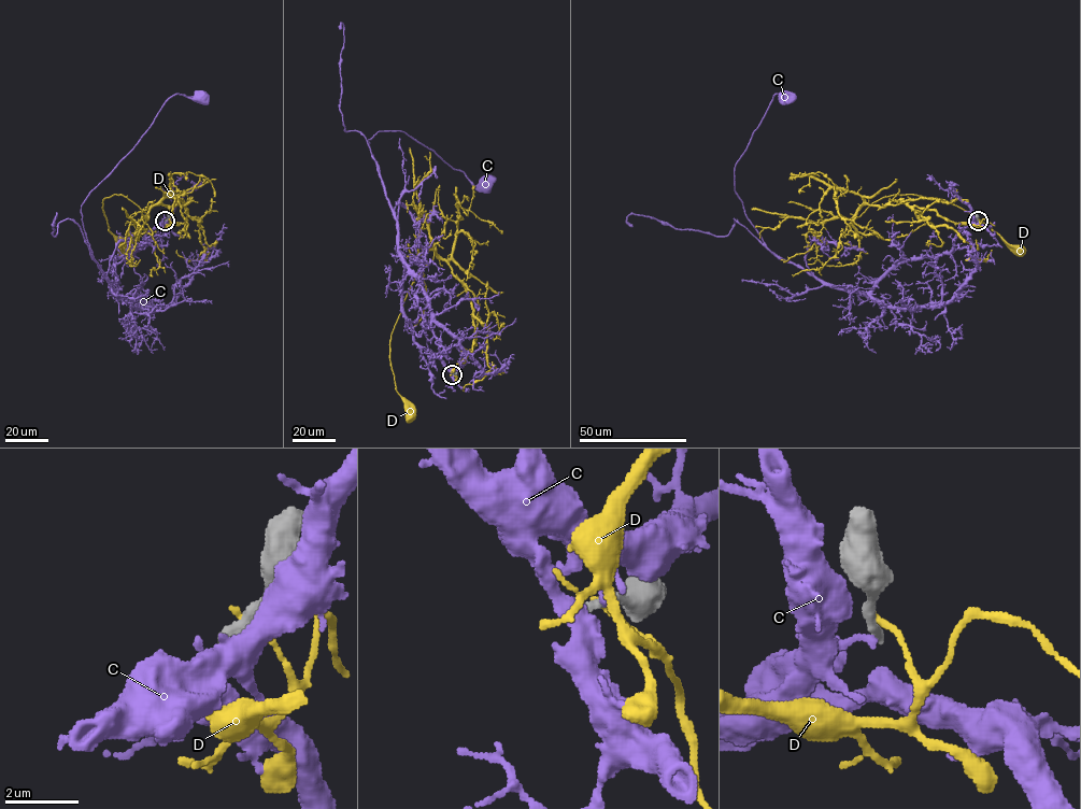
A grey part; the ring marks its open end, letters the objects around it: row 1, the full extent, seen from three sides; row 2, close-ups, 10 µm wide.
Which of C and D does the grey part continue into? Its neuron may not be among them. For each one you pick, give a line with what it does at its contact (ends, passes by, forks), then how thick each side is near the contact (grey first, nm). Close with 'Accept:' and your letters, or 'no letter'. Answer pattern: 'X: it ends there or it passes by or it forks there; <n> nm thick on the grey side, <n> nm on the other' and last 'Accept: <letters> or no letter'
Accept: no letter

